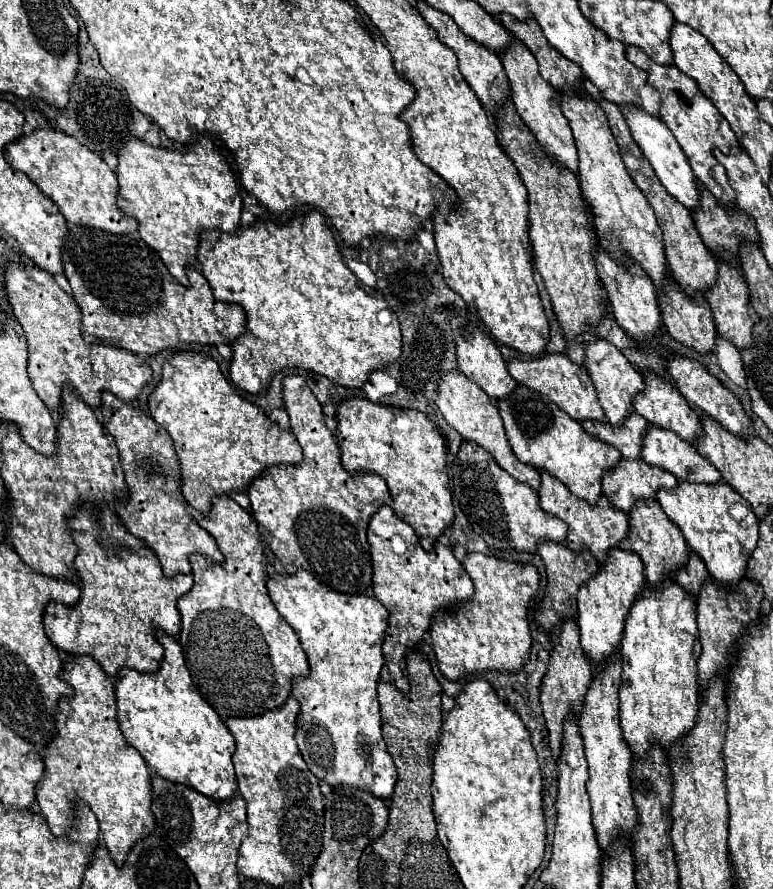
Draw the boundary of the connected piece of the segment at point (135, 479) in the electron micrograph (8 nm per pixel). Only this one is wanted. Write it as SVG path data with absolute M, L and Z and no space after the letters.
M103 392L101 412L105 418L105 428L115 438L119 448L121 468L131 494L127 502L117 502L117 516L125 528L153 550L169 578L177 574L191 574L189 556L193 552L223 564L225 558L217 548L215 538L189 514L189 504L181 494L181 464L167 430L143 410L121 402L111 392Z

